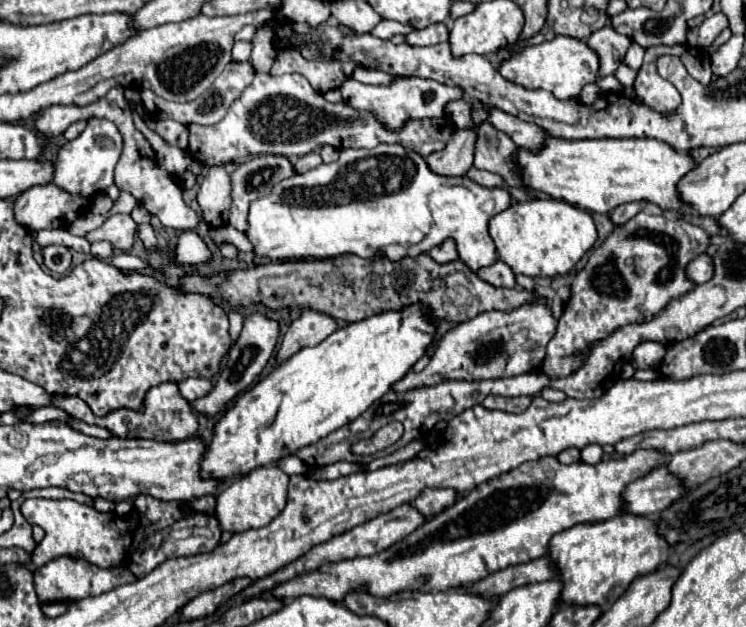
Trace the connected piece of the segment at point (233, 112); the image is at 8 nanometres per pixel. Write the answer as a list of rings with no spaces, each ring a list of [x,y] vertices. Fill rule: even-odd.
[[[255,74],[251,86],[237,98],[227,116],[213,126],[189,126],[191,156],[205,164],[223,164],[231,160],[247,160],[251,154],[279,154],[287,158],[303,156],[329,144],[337,150],[343,148],[375,148],[377,144],[401,144],[415,150],[423,158],[443,150],[453,134],[455,124],[449,116],[435,120],[409,120],[399,132],[387,132],[371,112],[359,112],[345,102],[331,104],[301,74]]]

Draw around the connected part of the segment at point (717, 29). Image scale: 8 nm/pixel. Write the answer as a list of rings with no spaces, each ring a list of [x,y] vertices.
[[[719,12],[715,16],[707,18],[701,26],[691,28],[687,32],[687,44],[695,46],[695,48],[707,48],[721,34],[721,30],[725,30],[725,28],[729,28],[729,20],[723,12]]]

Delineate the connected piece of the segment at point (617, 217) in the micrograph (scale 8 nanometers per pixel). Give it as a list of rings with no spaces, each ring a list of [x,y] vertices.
[[[629,202],[629,204],[621,204],[611,212],[611,222],[615,222],[615,226],[625,224],[627,220],[631,220],[637,212],[641,212],[645,208],[645,202]]]

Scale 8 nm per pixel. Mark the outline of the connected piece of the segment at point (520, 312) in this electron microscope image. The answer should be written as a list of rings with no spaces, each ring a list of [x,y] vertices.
[[[539,298],[535,304],[525,304],[513,312],[499,312],[499,310],[491,310],[491,312],[483,312],[483,314],[477,314],[475,318],[463,322],[463,324],[457,324],[455,328],[451,328],[449,332],[445,332],[431,356],[431,362],[427,364],[427,368],[423,372],[413,372],[409,370],[395,386],[393,390],[395,392],[405,392],[405,390],[413,390],[413,388],[419,388],[419,386],[433,386],[433,384],[439,384],[441,380],[485,380],[485,378],[501,378],[505,374],[505,364],[507,360],[515,354],[515,352],[525,352],[525,350],[539,350],[539,360],[543,360],[545,356],[545,346],[547,342],[553,338],[555,334],[555,328],[557,328],[557,320],[551,316],[551,310],[545,302],[545,298]]]

